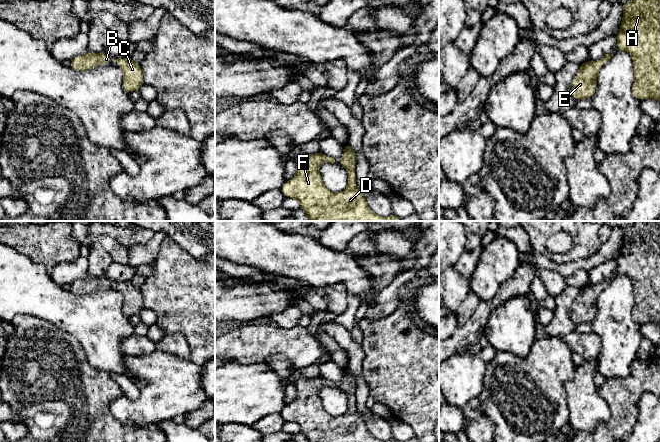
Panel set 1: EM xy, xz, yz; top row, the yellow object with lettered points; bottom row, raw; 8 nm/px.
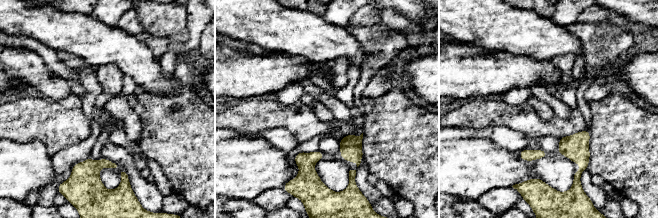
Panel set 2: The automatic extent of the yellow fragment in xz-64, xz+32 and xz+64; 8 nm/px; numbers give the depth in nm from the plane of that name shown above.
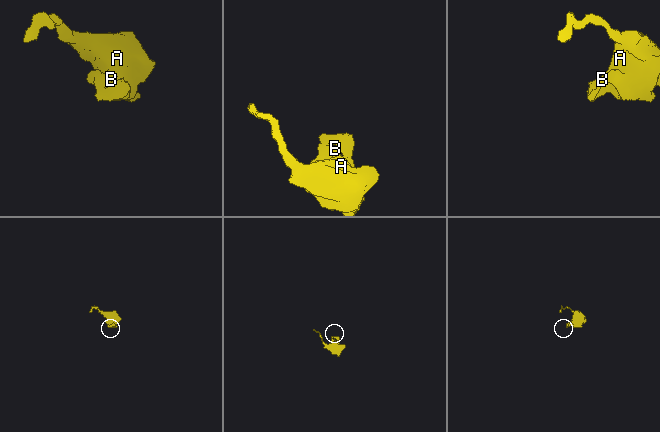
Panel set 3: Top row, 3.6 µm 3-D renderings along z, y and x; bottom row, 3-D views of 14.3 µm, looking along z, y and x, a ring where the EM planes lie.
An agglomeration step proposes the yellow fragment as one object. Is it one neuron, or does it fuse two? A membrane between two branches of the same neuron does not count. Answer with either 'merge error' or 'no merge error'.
no merge error

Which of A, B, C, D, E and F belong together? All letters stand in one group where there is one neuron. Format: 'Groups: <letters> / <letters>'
Groups: A B C D E F

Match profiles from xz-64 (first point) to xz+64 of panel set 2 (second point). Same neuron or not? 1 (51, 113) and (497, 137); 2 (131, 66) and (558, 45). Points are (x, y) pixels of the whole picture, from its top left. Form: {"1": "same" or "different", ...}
{"1": "different", "2": "same"}

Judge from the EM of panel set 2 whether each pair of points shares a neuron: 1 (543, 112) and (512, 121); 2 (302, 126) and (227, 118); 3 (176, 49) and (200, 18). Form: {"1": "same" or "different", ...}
{"1": "different", "2": "same", "3": "same"}

